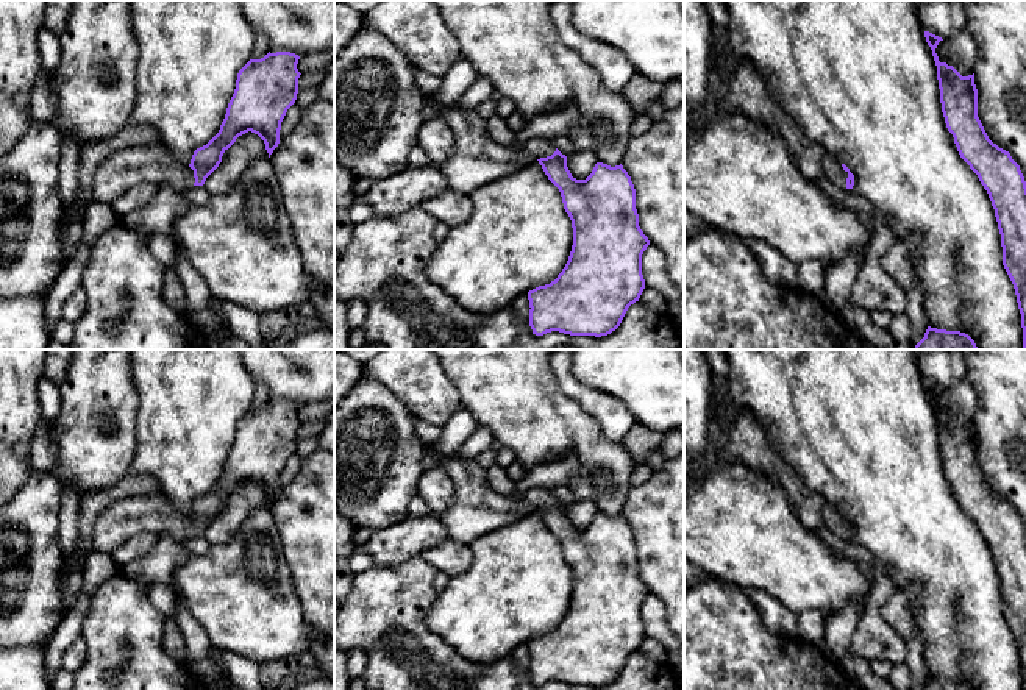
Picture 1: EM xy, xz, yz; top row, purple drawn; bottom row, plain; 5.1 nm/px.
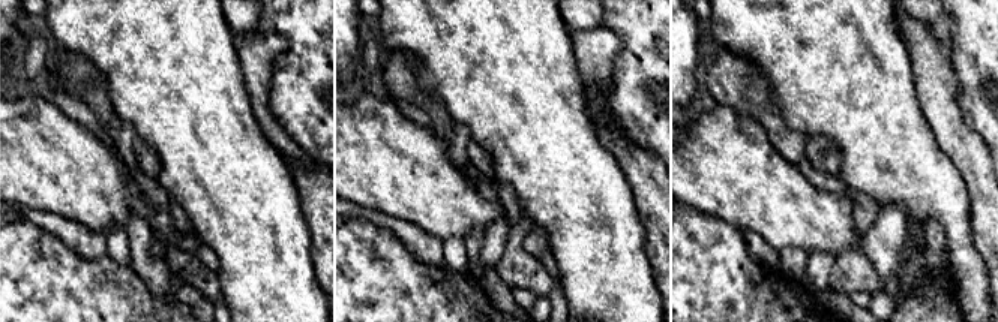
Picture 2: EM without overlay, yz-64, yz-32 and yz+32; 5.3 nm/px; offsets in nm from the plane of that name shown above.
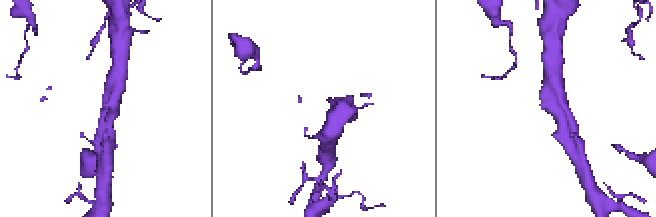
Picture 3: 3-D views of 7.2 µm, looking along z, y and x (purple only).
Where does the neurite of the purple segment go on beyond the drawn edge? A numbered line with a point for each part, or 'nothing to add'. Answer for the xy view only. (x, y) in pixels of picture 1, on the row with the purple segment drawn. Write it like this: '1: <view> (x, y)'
1: xy (124, 169)

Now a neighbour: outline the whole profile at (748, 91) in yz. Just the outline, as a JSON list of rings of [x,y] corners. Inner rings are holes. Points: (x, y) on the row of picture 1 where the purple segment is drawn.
[[[732,59],[721,105],[757,125],[775,126],[793,162],[807,180],[817,183],[823,175],[825,147],[804,134],[796,119],[778,100],[773,80],[751,62]]]

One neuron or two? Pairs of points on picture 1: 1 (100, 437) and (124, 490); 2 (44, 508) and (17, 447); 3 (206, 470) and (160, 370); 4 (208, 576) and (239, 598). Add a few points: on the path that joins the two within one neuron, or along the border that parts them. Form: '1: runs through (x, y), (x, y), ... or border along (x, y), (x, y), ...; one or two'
1: border along (128, 470), (117, 483), (86, 495); two
2: border along (30, 475), (16, 494); two
3: runs through (186, 445), (185, 395); one
4: runs through (216, 584), (231, 590); one

